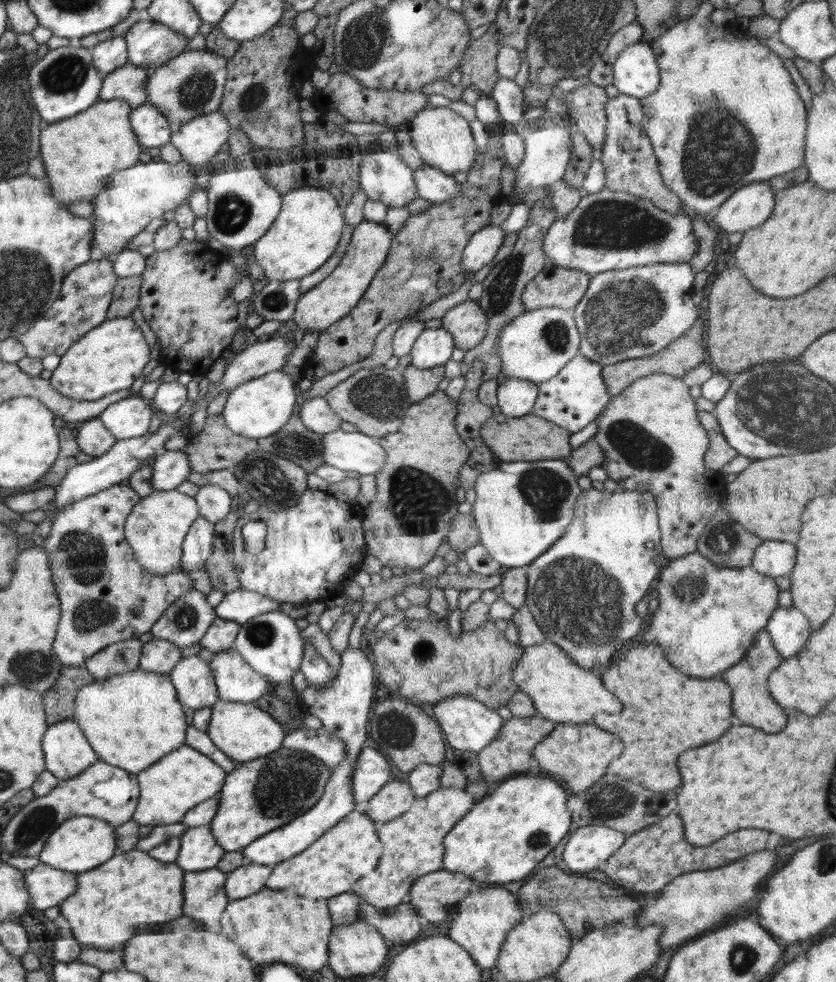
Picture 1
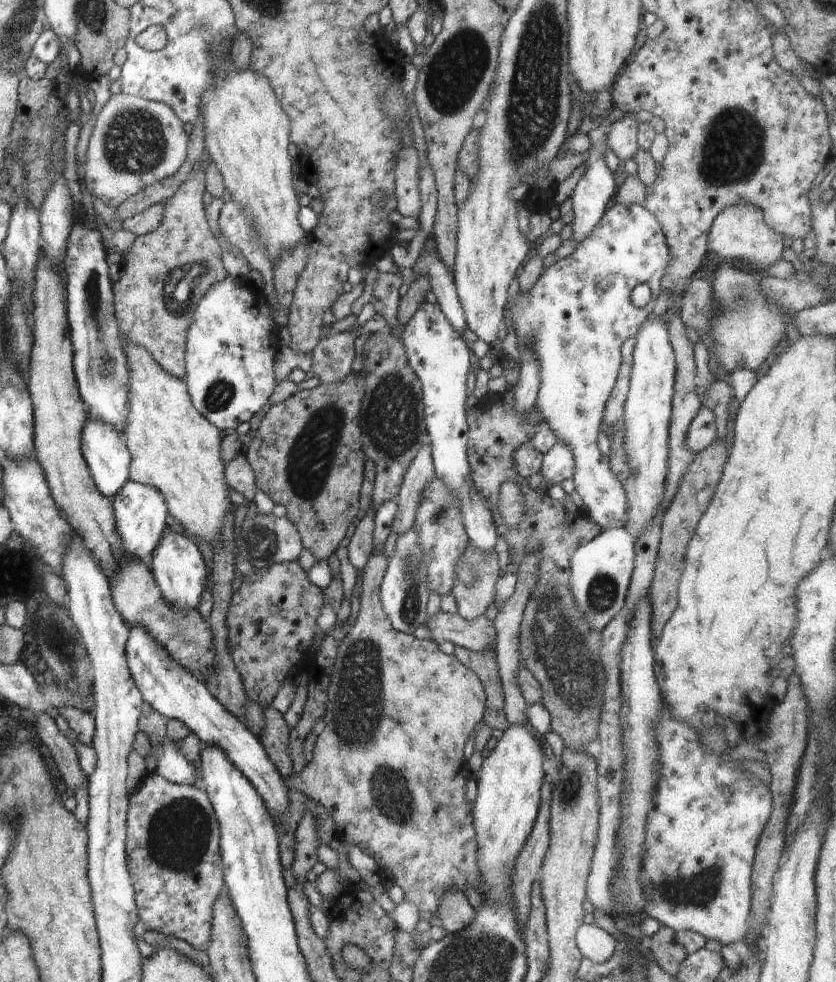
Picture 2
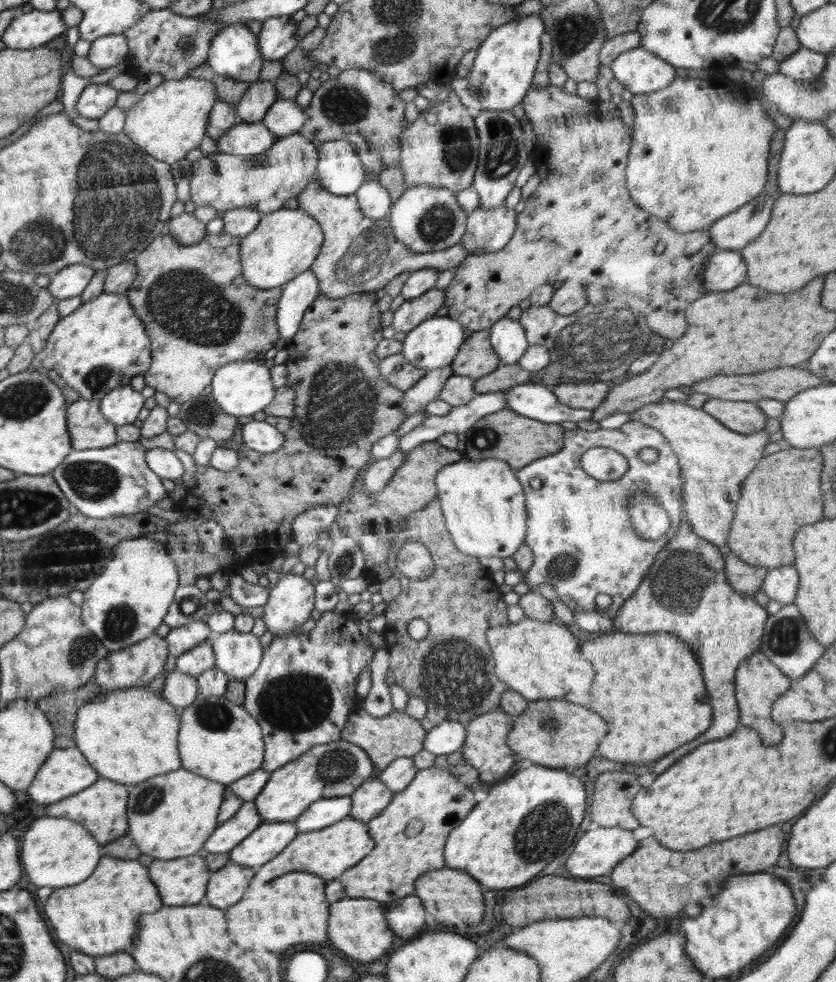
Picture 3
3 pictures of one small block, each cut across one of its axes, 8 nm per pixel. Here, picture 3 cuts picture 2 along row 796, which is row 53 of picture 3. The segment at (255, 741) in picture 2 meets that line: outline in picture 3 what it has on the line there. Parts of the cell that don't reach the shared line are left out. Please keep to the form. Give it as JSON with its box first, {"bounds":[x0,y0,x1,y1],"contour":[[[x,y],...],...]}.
{"bounds":[258,15,299,61],"contour":[[[291,15],[272,17],[262,23],[258,46],[264,61],[281,60],[299,46],[297,23]]]}

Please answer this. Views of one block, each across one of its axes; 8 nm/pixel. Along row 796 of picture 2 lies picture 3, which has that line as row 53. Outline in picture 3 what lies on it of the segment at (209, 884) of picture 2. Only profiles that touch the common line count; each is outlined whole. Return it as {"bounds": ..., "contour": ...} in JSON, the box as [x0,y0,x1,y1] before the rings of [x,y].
{"bounds":[123,8,222,82],"contour":[[[169,8],[150,10],[123,32],[130,44],[130,72],[138,82],[151,74],[161,74],[164,81],[186,78],[192,70],[207,62],[210,43],[222,28],[216,21],[200,16],[180,16]]]}

